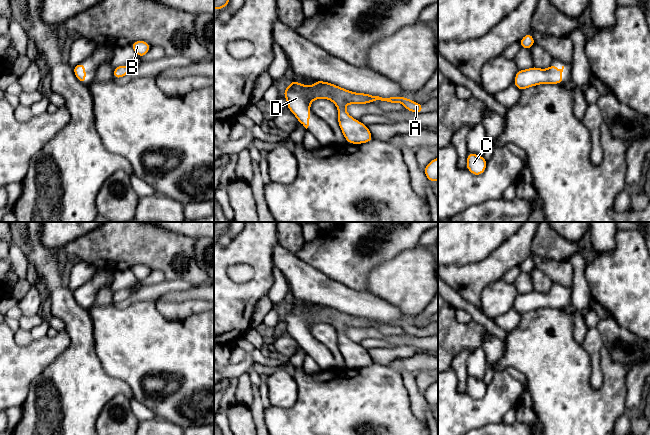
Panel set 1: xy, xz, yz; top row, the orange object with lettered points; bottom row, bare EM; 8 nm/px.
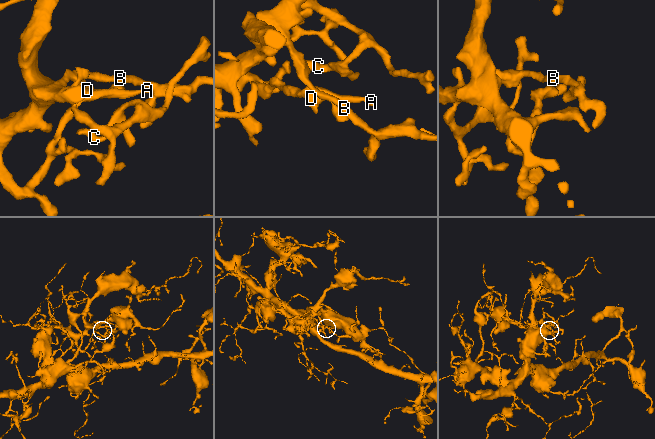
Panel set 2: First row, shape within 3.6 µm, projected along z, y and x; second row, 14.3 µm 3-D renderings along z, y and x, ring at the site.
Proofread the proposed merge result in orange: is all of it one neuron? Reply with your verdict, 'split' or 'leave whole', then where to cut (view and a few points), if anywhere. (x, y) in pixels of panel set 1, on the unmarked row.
leave whole; no cut

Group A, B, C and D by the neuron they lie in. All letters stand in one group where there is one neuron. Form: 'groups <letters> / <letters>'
groups A B C D

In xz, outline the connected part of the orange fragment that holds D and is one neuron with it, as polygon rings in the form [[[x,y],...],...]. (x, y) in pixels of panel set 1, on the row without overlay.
[[[291,303],[290,309],[283,314],[287,324],[287,332],[296,340],[306,353],[310,347],[310,327],[316,323],[329,323],[338,333],[338,348],[345,364],[350,368],[368,367],[373,364],[368,350],[355,344],[345,333],[347,328],[369,328],[376,324],[387,325],[391,327],[402,327],[404,333],[413,337],[423,337],[422,327],[416,327],[409,322],[396,320],[382,322],[365,317],[355,317],[341,312],[332,307],[314,304],[312,311],[298,307]]]

